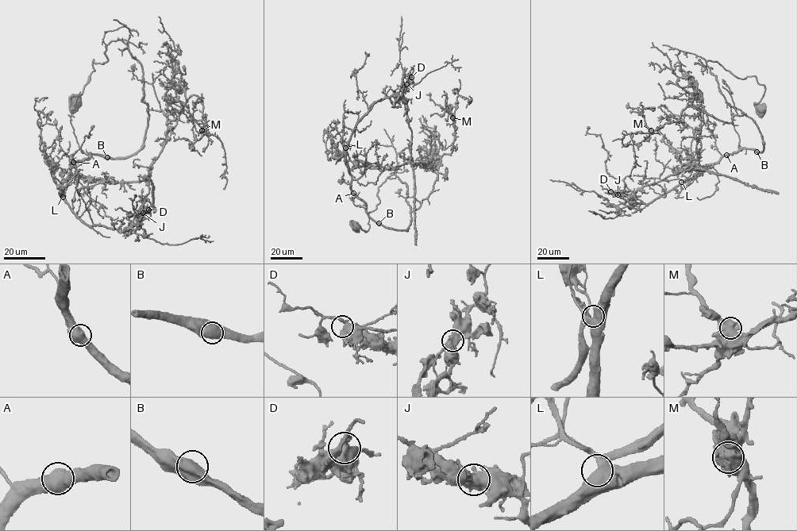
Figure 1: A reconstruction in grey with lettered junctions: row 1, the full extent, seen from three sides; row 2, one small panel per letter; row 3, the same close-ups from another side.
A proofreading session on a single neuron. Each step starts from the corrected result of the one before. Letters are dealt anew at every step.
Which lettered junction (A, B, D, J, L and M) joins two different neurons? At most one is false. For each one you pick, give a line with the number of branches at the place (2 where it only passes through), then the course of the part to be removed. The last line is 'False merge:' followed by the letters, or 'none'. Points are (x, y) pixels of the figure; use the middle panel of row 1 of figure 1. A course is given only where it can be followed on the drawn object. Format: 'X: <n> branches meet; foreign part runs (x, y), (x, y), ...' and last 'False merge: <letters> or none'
J: 2 branches meet; foreign part runs (406, 84), (402, 96), (411, 132), (412, 167), (421, 163), (424, 167), (429, 162), (439, 148), (438, 132)
False merge: J

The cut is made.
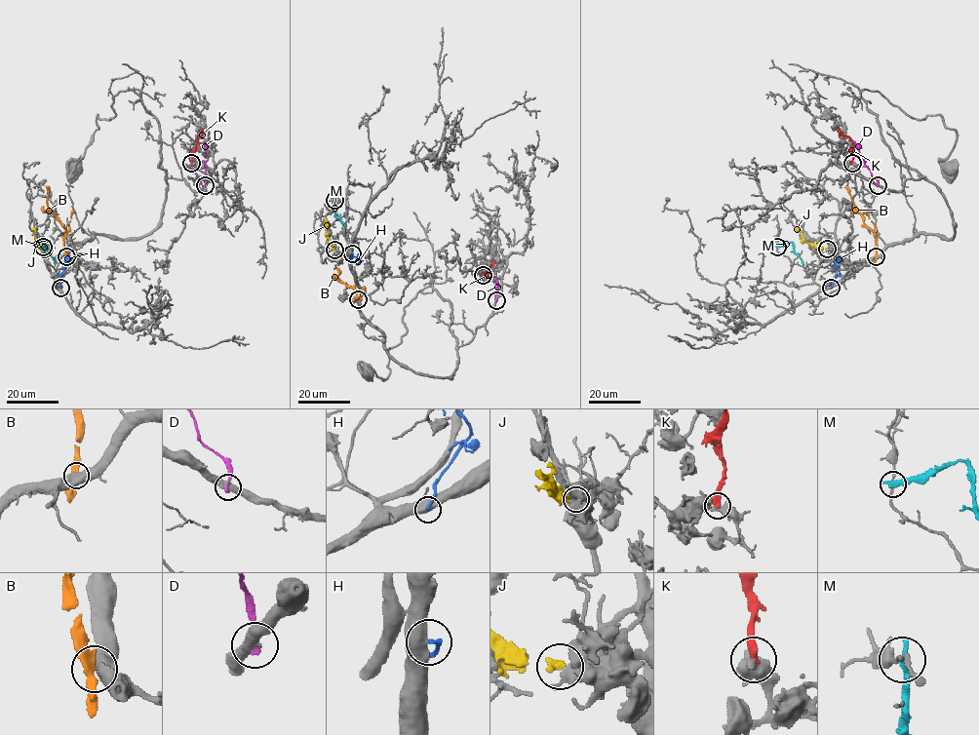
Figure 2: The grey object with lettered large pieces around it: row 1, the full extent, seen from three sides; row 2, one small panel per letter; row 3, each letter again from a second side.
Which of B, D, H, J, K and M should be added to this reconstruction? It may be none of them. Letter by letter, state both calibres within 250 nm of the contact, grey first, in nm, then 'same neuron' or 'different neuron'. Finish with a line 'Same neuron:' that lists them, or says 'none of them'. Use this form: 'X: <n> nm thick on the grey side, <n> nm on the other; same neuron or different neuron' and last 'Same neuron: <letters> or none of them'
B: 550 nm thick on the grey side, 360 nm on the other; different neuron
D: 480 nm thick on the grey side, 240 nm on the other; different neuron
H: 600 nm thick on the grey side, 180 nm on the other; same neuron
J: 650 nm thick on the grey side, 340 nm on the other; different neuron
K: 600 nm thick on the grey side, 400 nm on the other; different neuron
M: 170 nm thick on the grey side, 400 nm on the other; different neuron
Same neuron: H

